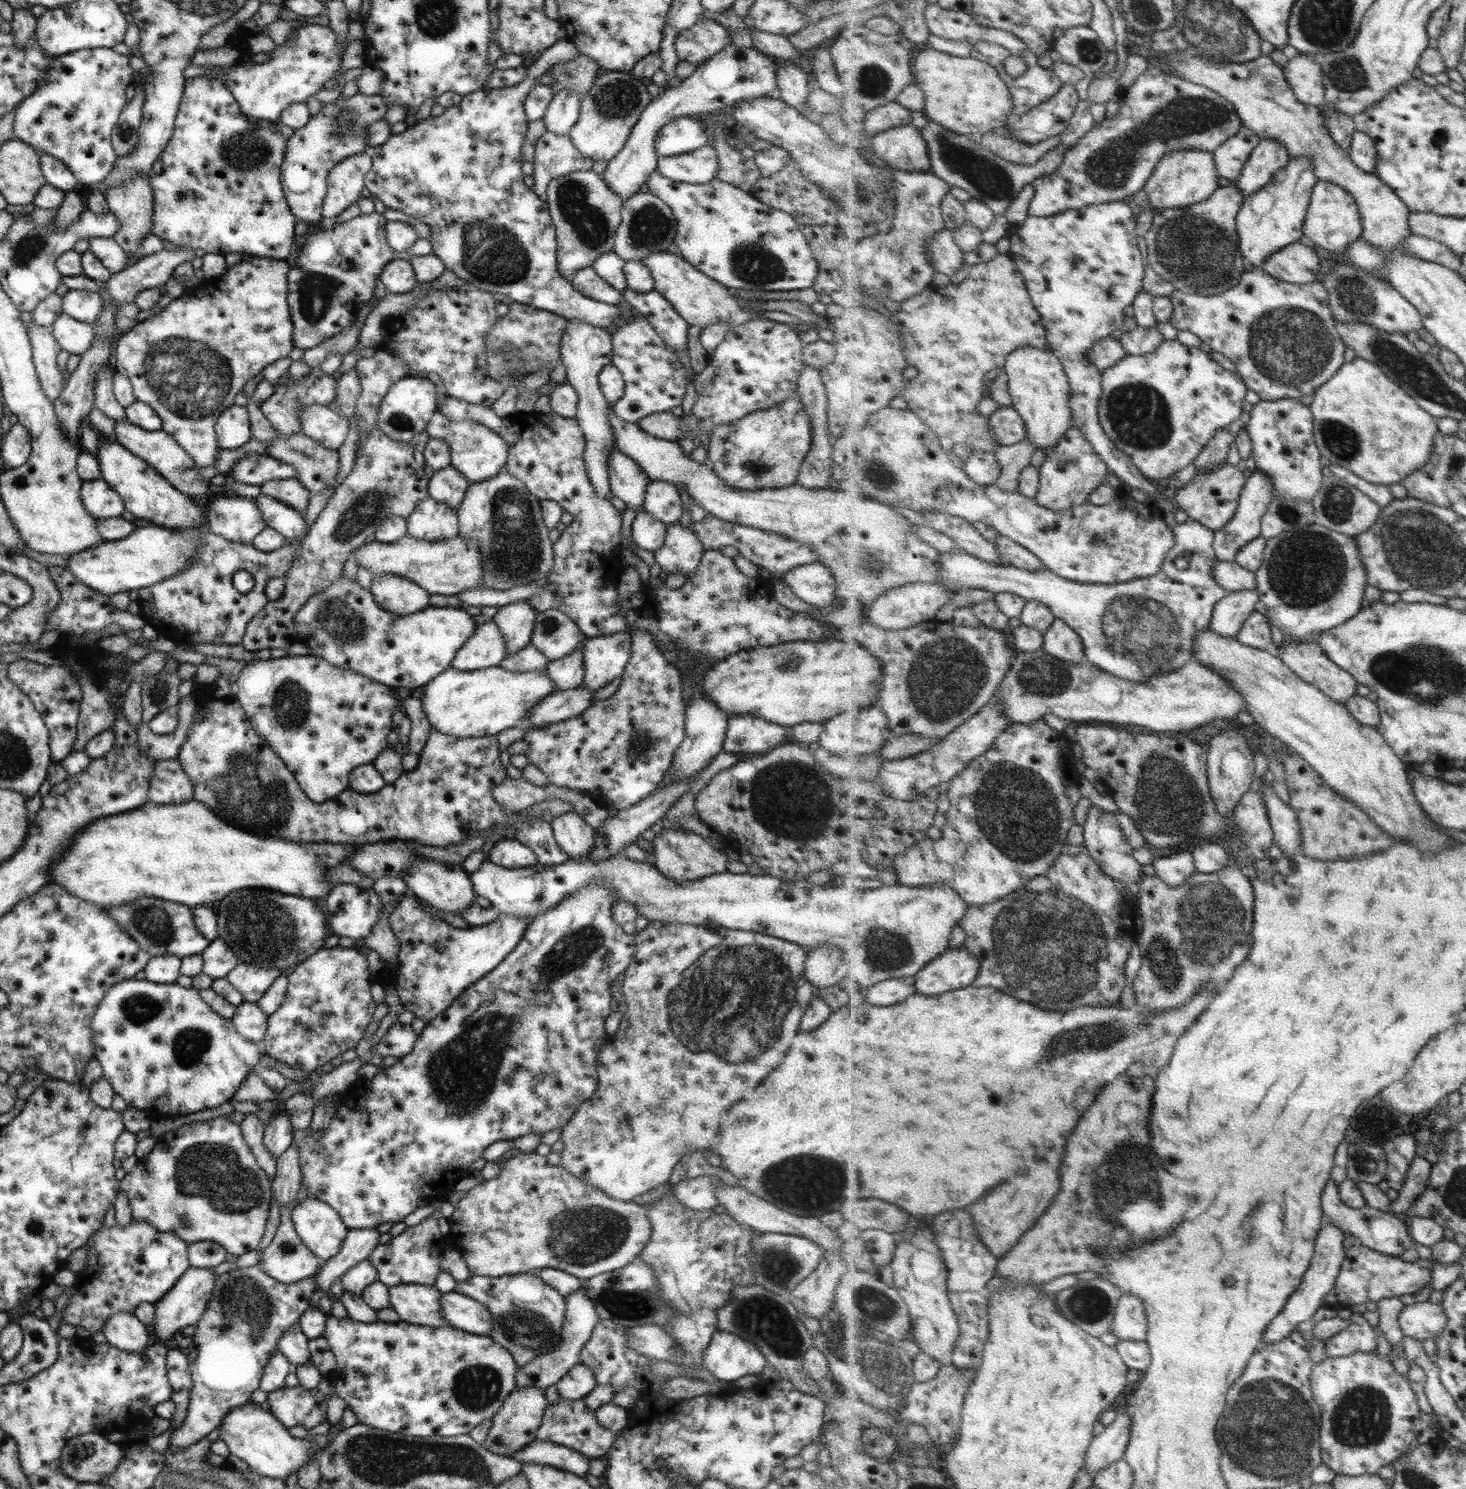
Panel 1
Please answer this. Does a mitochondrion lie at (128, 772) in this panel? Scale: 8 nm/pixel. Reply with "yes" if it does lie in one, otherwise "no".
no

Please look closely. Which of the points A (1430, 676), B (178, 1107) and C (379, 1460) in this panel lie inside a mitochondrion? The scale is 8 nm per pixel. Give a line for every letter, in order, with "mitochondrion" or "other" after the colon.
A: mitochondrion
B: other
C: mitochondrion

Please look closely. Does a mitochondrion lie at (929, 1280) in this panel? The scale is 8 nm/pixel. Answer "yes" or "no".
no

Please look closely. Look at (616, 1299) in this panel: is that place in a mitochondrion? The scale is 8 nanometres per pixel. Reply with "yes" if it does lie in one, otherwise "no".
yes

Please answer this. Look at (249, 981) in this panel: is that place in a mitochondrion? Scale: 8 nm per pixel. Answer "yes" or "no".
no

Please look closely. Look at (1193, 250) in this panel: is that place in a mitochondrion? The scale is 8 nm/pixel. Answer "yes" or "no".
yes

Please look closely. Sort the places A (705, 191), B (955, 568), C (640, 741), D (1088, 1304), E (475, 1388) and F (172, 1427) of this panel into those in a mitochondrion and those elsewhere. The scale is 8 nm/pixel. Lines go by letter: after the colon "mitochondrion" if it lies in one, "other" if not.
A: other
B: other
C: mitochondrion
D: mitochondrion
E: mitochondrion
F: other

